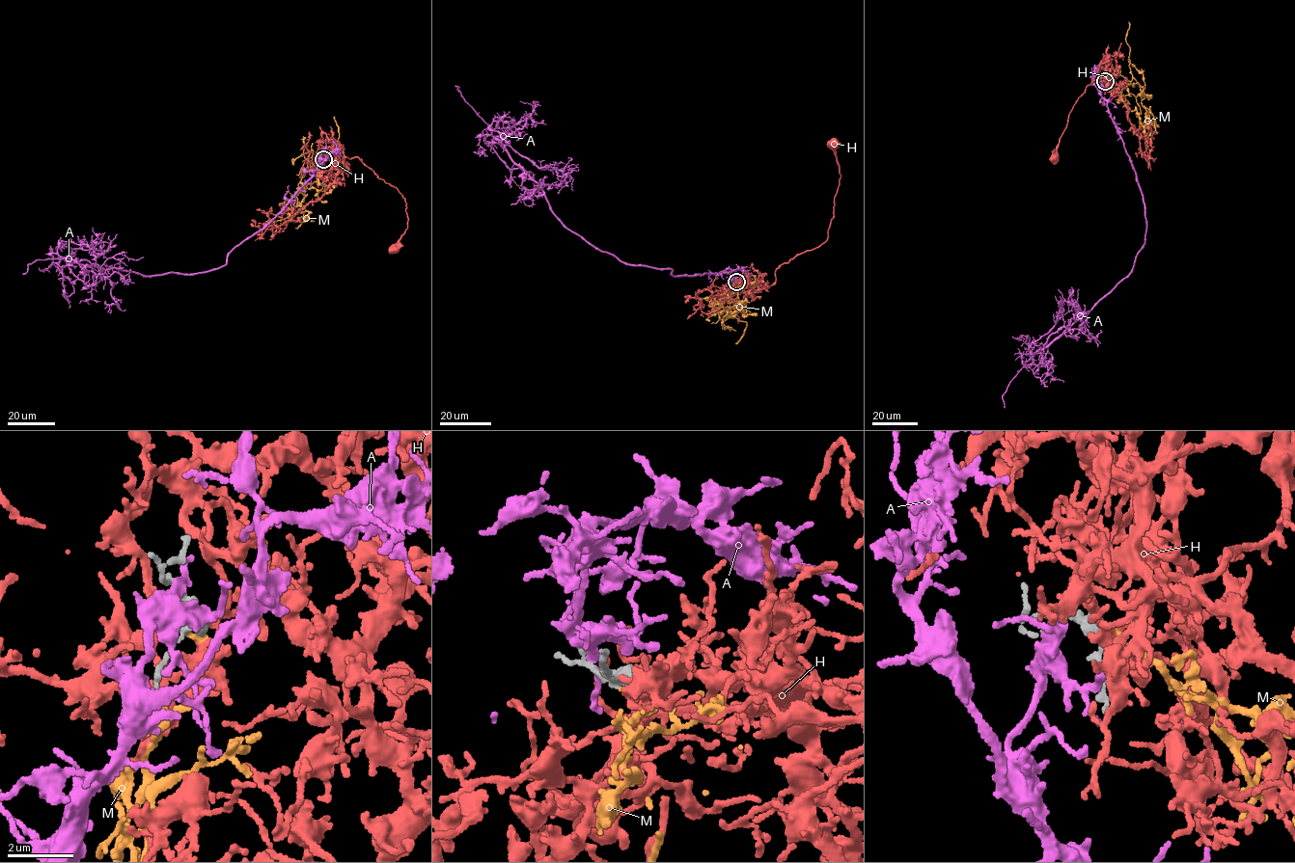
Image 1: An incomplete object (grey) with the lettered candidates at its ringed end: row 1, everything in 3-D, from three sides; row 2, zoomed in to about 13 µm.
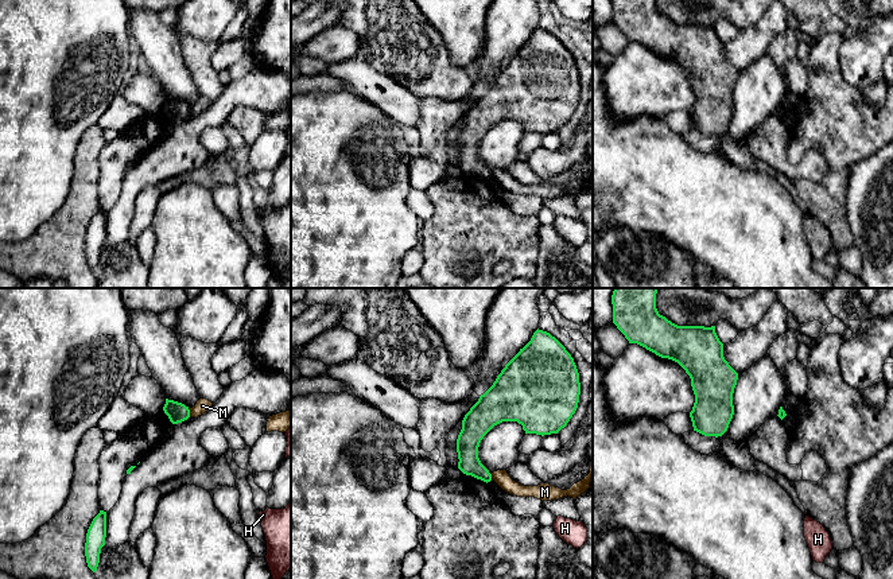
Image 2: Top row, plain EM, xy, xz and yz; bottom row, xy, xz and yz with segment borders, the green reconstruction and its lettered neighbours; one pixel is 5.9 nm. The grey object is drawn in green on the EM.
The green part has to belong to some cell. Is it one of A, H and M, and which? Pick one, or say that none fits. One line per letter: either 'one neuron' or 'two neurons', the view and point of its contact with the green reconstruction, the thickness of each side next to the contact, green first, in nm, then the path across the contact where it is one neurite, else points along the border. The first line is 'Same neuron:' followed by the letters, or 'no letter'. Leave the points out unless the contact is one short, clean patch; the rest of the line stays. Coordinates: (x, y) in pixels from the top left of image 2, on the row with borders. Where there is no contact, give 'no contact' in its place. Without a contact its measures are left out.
Same neuron: H
A: two neurons; no contact
H: one neuron; no contact
M: two neurons; contact xy (189, 414); calibres 120 and 90 nm; border xy (189, 410), (190, 416)

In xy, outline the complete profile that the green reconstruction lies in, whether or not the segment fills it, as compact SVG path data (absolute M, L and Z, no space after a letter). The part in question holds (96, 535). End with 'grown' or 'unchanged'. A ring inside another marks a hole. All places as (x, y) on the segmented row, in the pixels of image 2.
M106 512L100 513L93 518L85 543L85 556L88 567L96 572L100 563L101 548L105 545L106 537Z | unchanged

